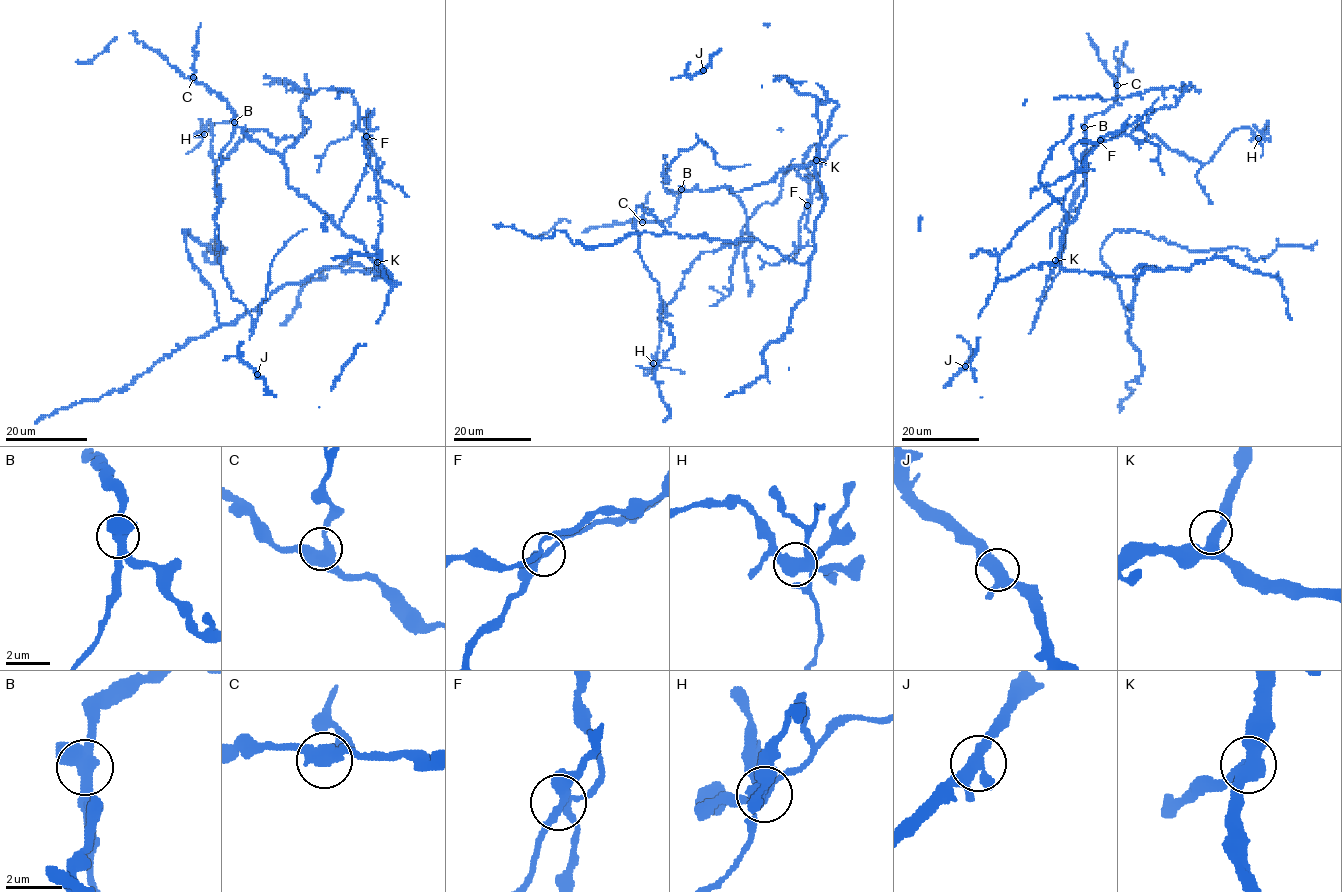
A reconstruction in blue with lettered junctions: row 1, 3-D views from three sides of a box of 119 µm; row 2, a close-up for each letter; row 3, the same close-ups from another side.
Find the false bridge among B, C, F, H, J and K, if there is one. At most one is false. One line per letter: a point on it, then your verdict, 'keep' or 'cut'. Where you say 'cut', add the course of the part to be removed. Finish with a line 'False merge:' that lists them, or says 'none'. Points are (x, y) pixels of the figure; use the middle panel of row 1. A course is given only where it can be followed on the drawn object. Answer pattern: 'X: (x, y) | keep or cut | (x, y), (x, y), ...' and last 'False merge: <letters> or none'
B: (681, 189) | cut | (681, 189), (666, 192), (662, 173), (678, 151), (700, 142), (711, 148), (719, 166), (750, 165)
C: (642, 222) | keep
F: (807, 205) | keep
H: (653, 363) | keep
J: (703, 70) | keep
K: (816, 160) | keep
False merge: B

